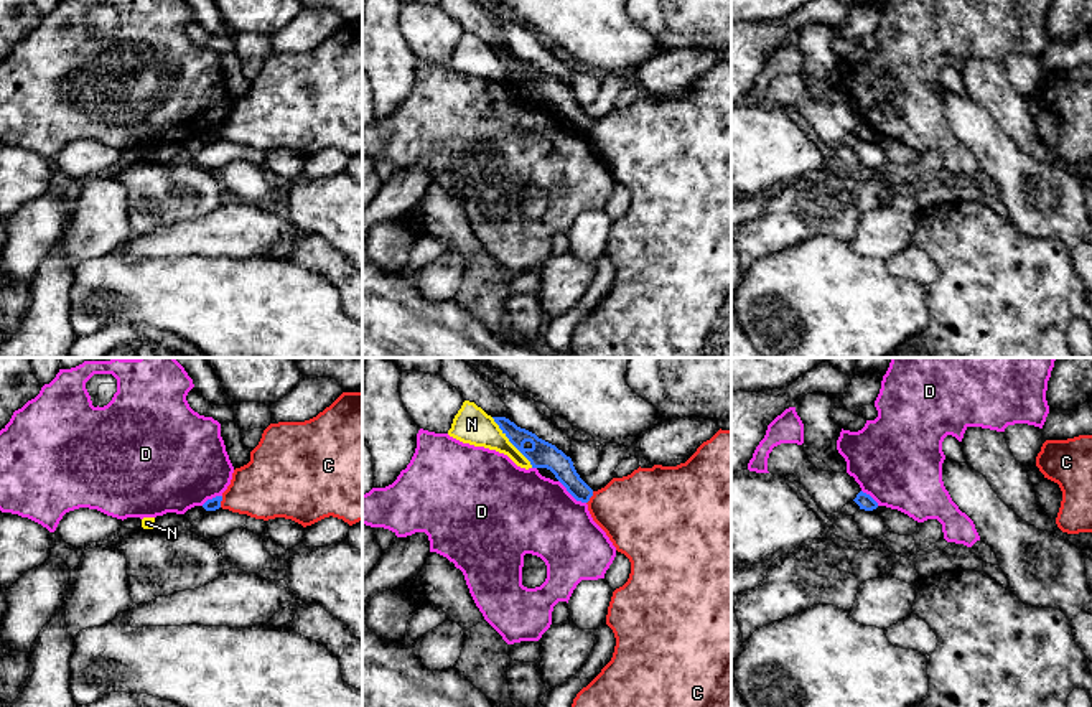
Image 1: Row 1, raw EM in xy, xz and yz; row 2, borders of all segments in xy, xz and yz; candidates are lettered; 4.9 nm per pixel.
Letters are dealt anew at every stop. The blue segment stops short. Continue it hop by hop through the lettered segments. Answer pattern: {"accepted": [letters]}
{"accepted": []}

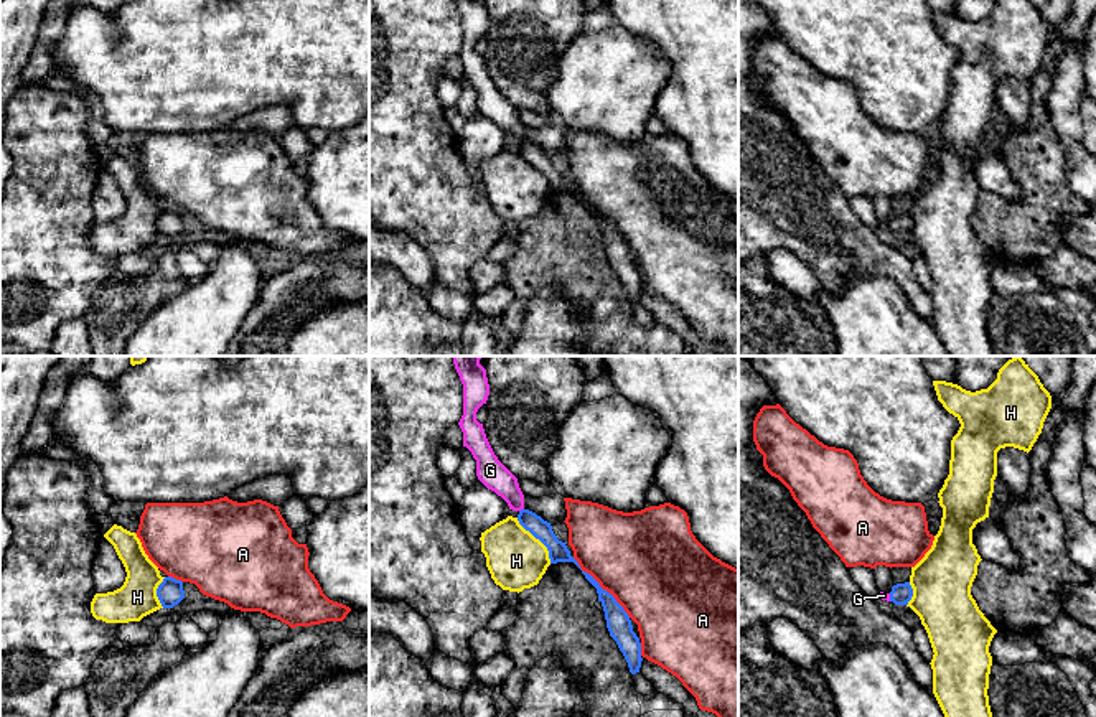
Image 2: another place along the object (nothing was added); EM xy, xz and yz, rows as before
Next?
{"accepted": ["G"]}

